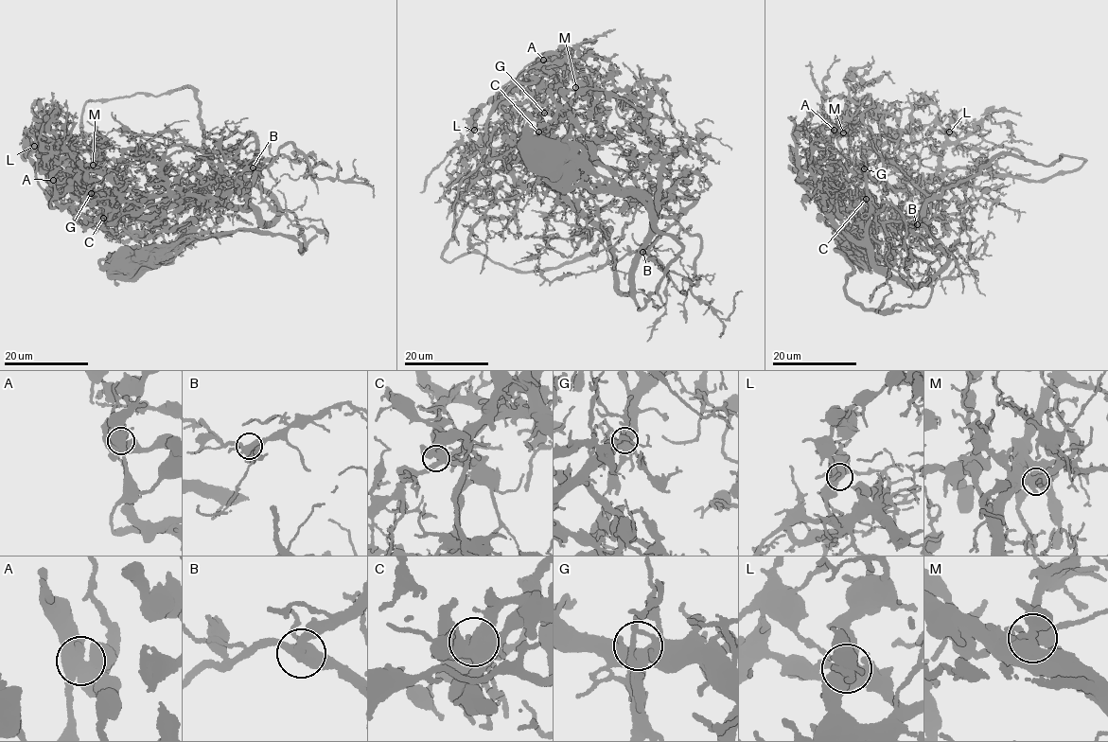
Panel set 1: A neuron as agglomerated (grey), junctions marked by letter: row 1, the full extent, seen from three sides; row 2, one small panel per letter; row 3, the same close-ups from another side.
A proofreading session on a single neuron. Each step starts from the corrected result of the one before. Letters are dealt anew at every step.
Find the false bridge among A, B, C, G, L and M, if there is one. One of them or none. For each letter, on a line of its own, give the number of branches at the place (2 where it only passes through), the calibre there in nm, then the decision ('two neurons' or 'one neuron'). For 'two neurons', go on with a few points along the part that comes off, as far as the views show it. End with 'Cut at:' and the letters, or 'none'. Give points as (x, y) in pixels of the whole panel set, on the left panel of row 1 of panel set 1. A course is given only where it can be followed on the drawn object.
A: branches 5; calibre 550 nm; one neuron
B: branches 5; calibre 480 nm; one neuron
C: branches 6; calibre 480 nm; one neuron
G: branches 5; calibre 480 nm; one neuron
L: branches 5; calibre 400 nm; one neuron
M: branches 4; calibre 480 nm; one neuron
Cut at: none

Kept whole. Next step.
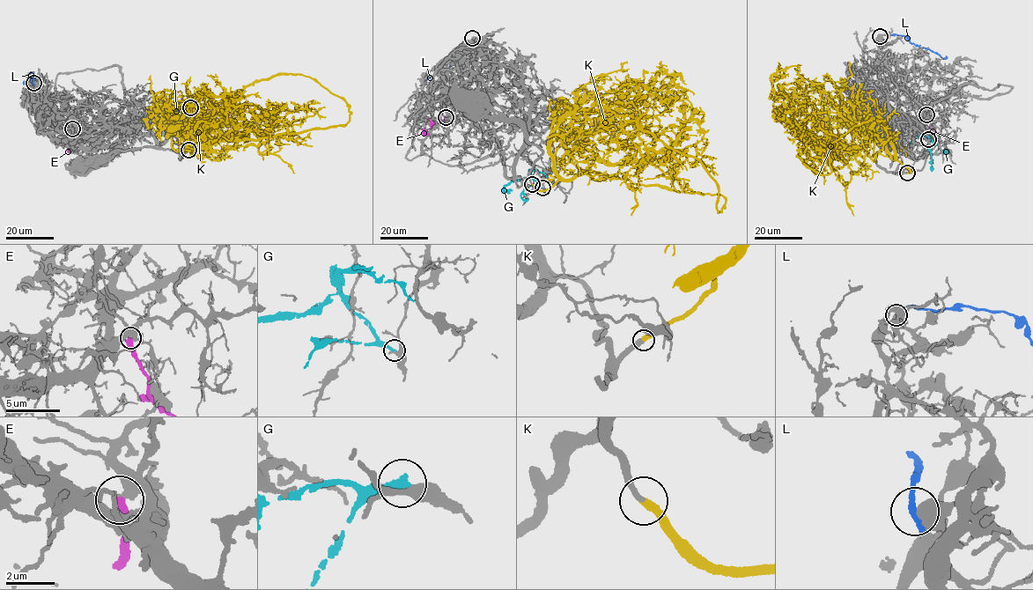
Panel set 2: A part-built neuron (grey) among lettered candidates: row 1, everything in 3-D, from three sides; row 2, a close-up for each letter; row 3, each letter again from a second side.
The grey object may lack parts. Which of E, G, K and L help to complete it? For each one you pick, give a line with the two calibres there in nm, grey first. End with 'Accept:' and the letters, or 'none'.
K: Thickness 320 nm (grey) against 320 nm
Accept: K

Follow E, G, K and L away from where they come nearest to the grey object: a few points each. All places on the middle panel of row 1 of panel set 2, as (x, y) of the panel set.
E: (446, 117), (434, 123), (429, 133), (423, 129)
G: (542, 188), (530, 174), (521, 180), (513, 180), (503, 191), (512, 189)
K: (532, 184), (546, 189), (557, 179), (551, 136), (567, 116), (620, 111), (679, 73), (666, 84)
L: (473, 38), (461, 49), (457, 61), (431, 76), (424, 85)

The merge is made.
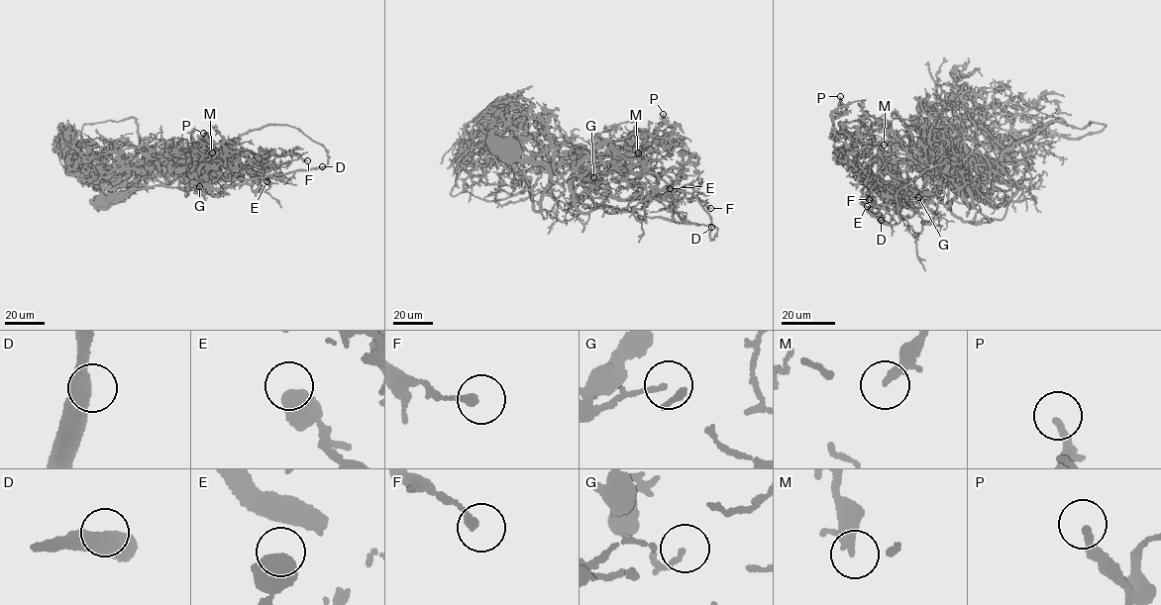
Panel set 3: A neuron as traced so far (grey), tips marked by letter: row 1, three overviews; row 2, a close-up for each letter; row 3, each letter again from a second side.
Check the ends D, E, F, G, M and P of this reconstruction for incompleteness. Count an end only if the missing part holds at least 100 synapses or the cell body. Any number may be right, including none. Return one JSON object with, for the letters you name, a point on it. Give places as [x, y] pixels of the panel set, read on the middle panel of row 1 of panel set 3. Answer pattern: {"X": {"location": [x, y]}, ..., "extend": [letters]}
{"extend": []}

